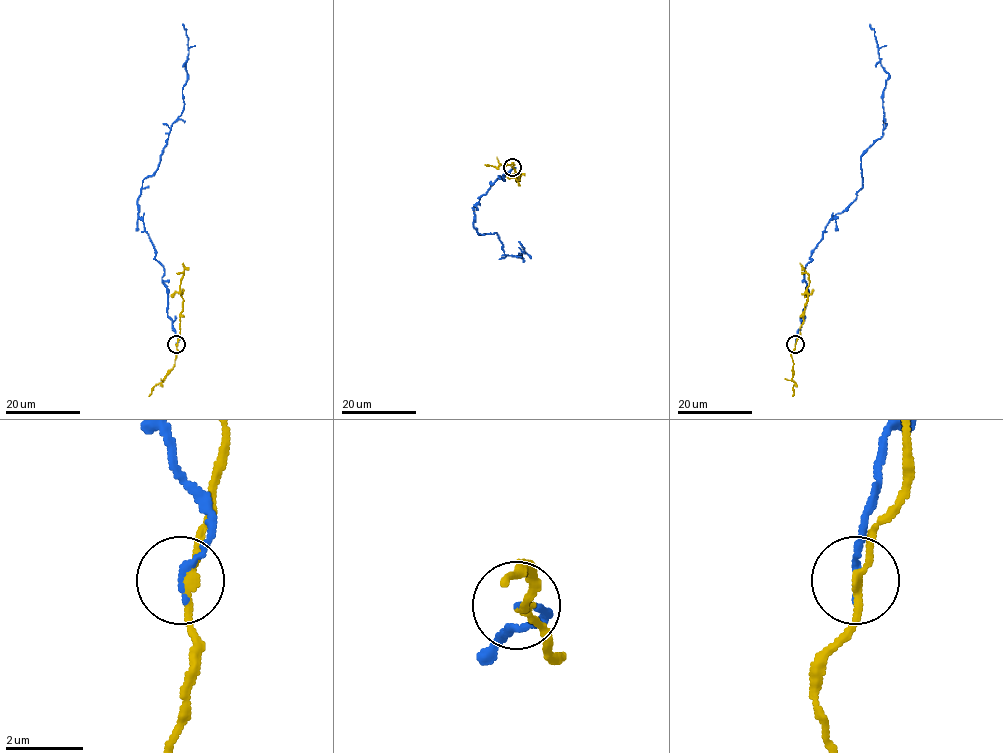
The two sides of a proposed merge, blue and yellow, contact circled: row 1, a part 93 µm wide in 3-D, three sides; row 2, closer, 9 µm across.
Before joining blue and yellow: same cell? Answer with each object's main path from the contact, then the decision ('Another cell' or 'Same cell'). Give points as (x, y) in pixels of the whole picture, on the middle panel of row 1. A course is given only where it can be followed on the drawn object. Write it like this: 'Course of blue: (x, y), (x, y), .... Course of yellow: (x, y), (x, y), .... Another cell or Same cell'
Course of blue: (511, 167), (474, 206), (473, 227), (496, 233), (504, 254), (523, 260), (518, 241). Course of yellow: (511, 167), (519, 176), (516, 181), (519, 172). Another cell

